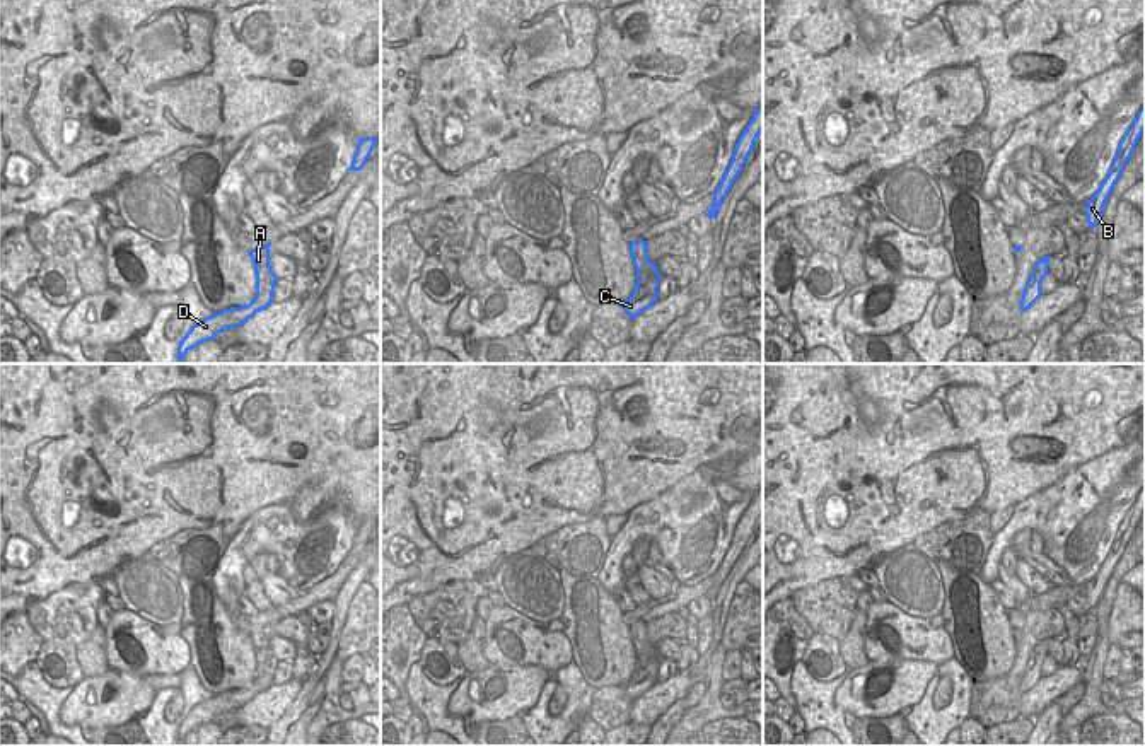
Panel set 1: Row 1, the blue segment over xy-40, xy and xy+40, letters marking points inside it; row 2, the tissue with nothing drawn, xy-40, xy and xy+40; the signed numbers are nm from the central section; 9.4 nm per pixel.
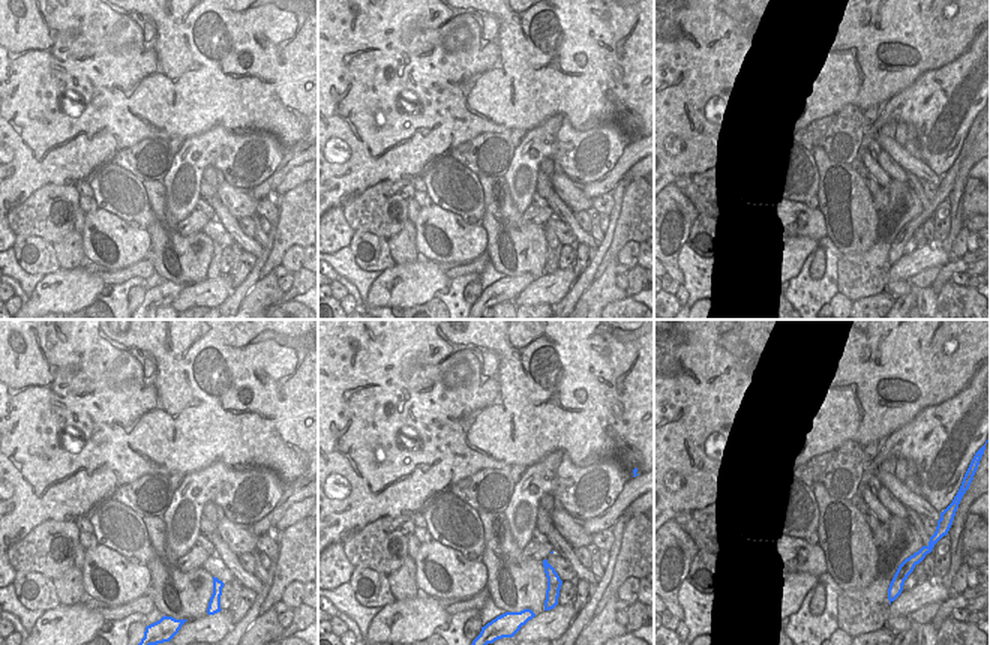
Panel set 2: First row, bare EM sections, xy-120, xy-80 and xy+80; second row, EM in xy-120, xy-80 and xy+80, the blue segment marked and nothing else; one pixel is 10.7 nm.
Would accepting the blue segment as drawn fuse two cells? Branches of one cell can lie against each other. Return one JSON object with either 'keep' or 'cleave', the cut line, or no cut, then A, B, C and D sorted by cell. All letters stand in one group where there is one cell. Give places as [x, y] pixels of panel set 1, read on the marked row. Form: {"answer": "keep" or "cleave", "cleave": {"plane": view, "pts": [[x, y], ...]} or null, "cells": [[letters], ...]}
{"answer": "cleave", "cleave": {"plane": "xy", "pts": [[656, 268], [642, 285], [635, 287]]}, "cells": [["A"], ["B", "C", "D"]]}

